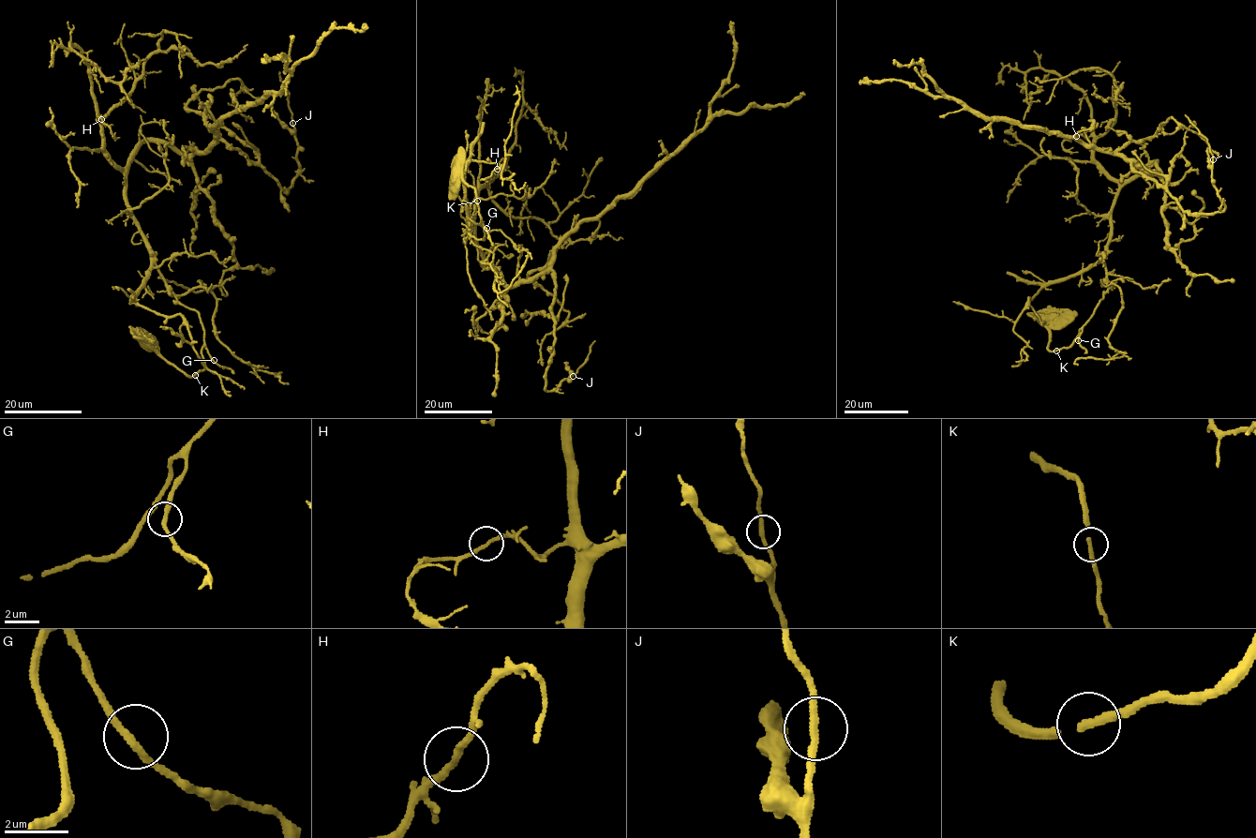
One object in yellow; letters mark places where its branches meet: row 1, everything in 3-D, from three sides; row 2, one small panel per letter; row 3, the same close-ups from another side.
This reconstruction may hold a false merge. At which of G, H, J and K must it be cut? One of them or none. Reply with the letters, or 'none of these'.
none of these

